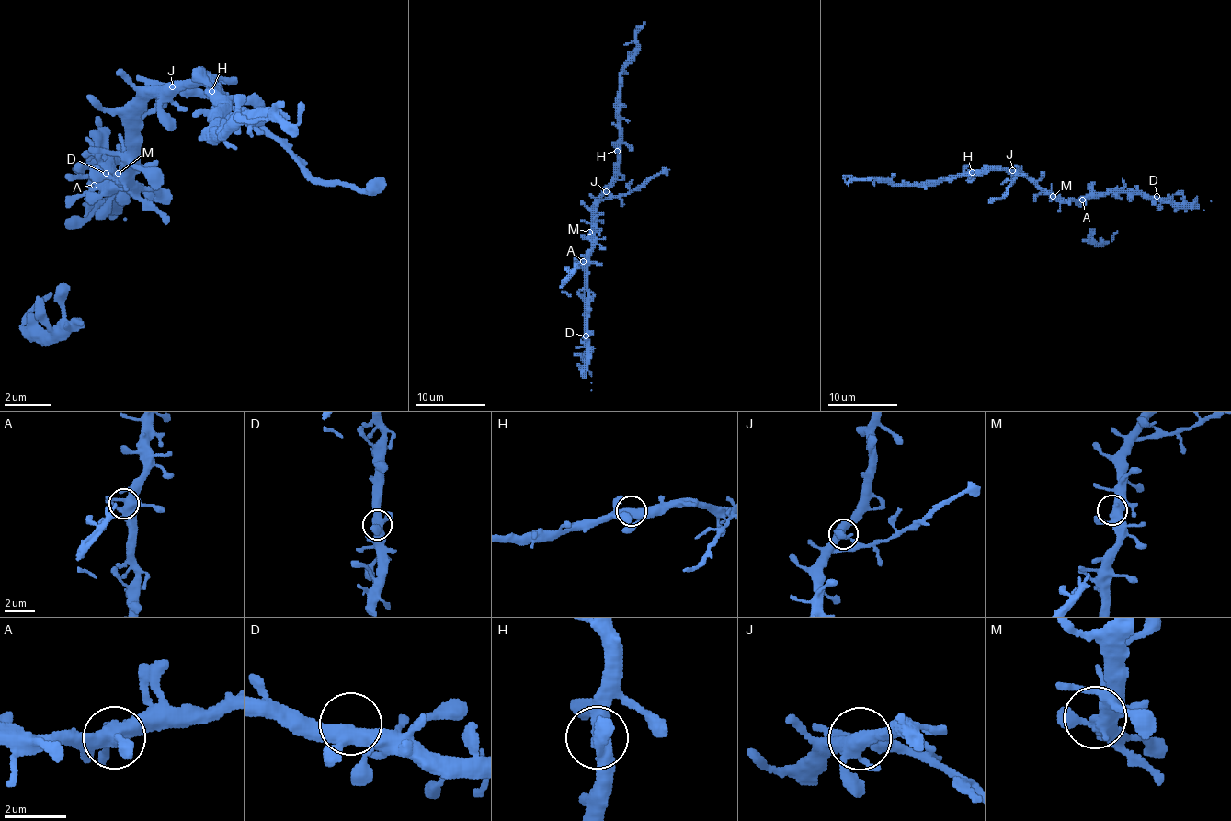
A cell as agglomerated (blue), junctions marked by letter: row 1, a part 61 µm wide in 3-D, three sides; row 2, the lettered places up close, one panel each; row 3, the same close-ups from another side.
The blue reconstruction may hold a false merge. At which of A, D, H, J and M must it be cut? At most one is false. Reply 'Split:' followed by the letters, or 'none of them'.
Split: J

